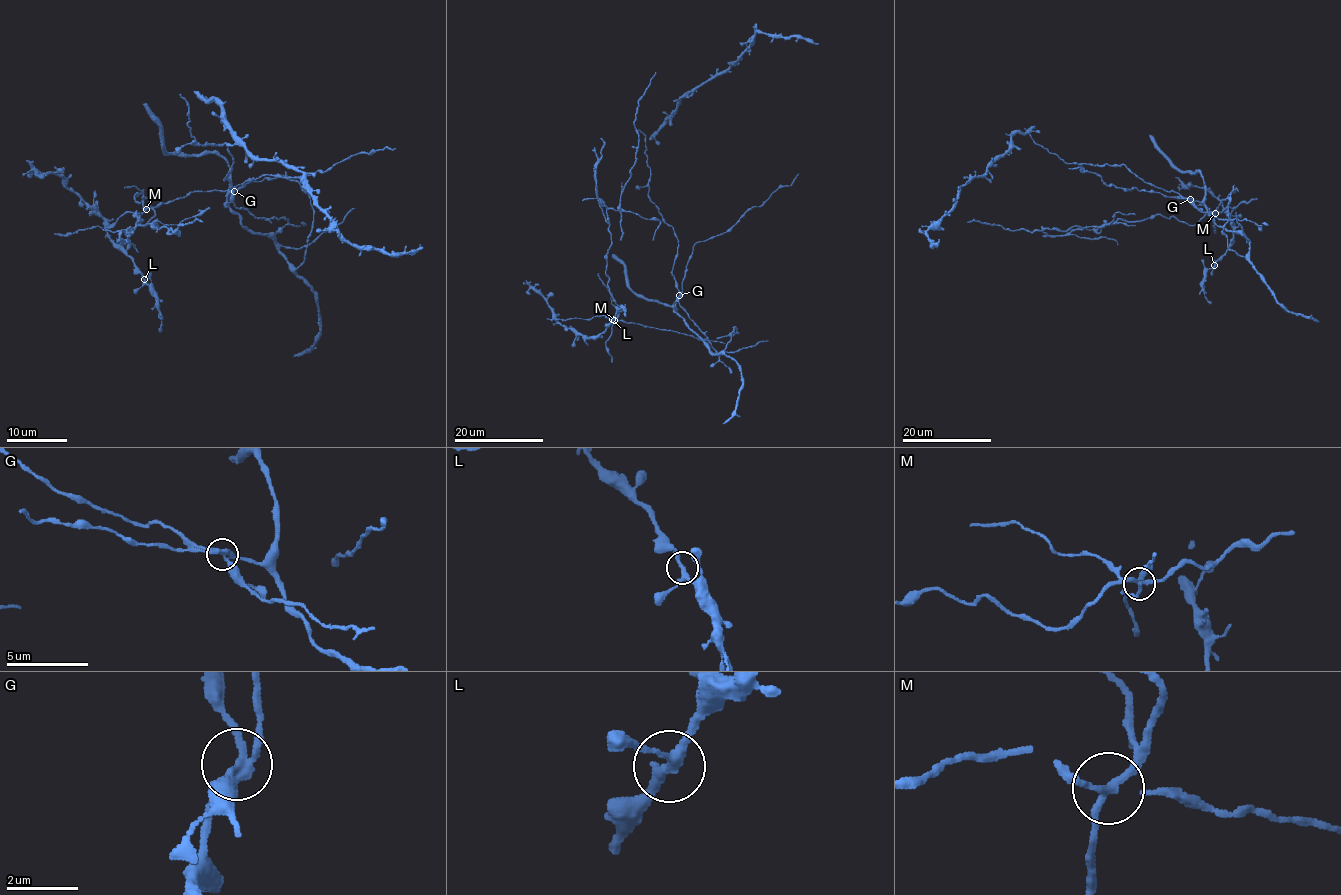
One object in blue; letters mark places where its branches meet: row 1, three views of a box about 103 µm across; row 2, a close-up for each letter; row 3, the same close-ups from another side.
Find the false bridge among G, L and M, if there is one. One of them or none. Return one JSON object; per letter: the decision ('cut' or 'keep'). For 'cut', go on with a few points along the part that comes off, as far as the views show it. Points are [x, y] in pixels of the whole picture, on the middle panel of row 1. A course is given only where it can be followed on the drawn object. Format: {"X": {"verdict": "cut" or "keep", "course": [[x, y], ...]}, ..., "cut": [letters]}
{"G": {"verdict": "keep"}, "L": {"verdict": "keep"}, "M": {"verdict": "cut", "course": [[614, 319], [620, 308], [606, 274], [611, 244], [607, 210], [617, 209], [634, 164], [636, 109], [656, 72]]}, "cut": ["M"]}

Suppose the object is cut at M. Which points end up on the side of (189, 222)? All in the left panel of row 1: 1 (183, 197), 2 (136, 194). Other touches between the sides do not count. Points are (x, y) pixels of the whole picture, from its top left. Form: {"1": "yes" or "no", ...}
{"1": "no", "2": "yes"}

